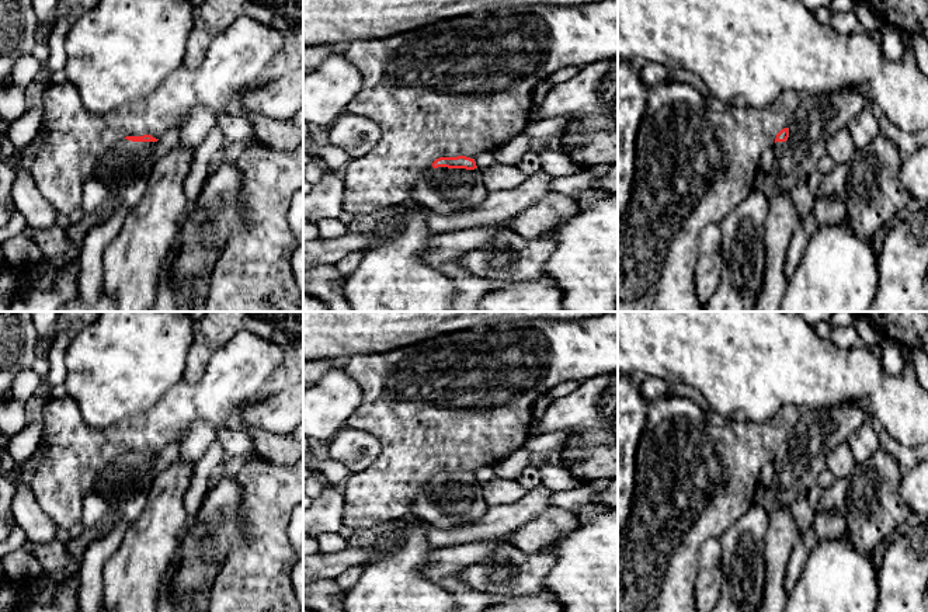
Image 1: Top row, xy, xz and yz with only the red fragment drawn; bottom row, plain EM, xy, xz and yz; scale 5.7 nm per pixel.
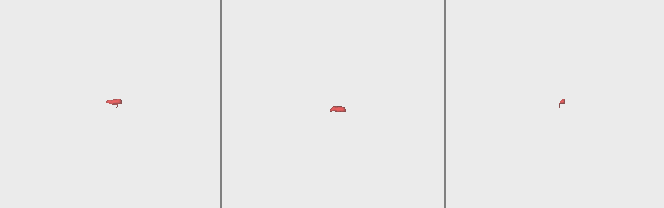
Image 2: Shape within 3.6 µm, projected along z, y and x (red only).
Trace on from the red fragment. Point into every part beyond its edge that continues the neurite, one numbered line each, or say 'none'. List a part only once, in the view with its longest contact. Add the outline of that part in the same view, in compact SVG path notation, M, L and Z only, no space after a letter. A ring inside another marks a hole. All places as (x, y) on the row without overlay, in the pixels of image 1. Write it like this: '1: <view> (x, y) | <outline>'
1: xz (445, 506) | M430 480L417 493L409 515L448 531L482 518L487 510L489 504L479 483L434 483Z

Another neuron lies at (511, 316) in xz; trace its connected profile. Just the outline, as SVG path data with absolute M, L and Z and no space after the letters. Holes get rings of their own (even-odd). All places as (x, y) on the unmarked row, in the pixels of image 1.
M303 312L303 362L334 359L344 362L361 354L382 354L409 347L446 333L473 330L482 326L546 319L574 321L601 316L605 312Z

